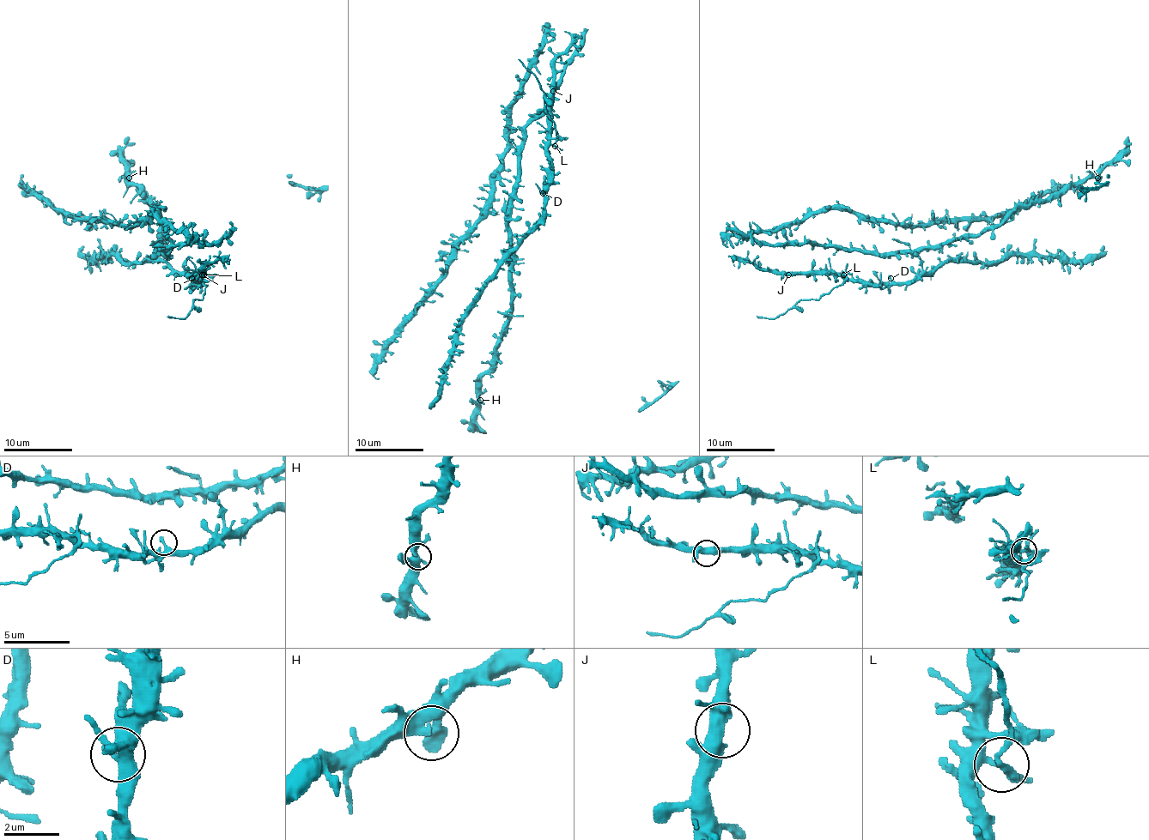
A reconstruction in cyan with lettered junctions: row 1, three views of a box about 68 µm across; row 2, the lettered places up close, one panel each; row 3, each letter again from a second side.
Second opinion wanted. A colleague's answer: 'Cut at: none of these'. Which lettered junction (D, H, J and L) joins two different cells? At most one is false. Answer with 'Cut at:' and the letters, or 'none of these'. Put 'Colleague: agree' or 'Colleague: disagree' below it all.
Cut at: L
Colleague: disagree

